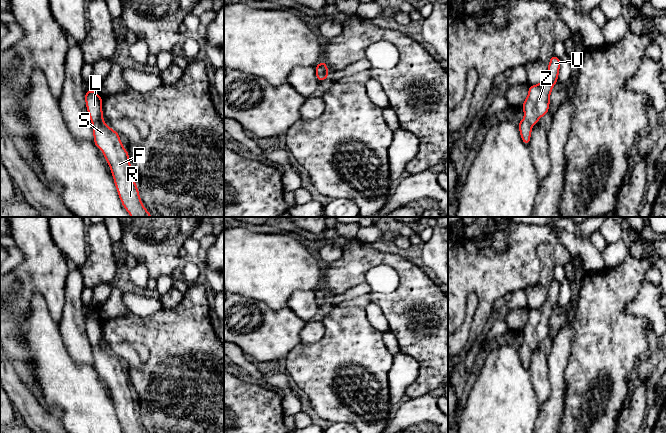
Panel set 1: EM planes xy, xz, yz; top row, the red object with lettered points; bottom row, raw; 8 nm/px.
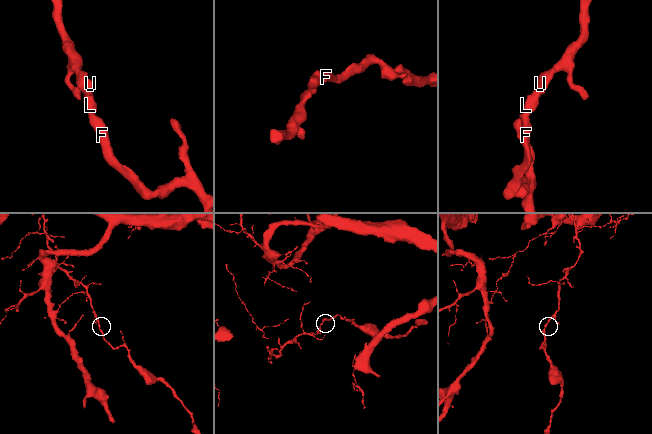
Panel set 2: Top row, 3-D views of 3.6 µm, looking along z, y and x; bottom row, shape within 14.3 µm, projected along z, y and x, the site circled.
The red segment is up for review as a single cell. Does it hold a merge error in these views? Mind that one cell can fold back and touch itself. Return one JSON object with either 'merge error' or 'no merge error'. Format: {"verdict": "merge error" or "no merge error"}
{"verdict": "no merge error"}

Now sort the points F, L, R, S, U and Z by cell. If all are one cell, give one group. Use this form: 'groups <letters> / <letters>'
groups F L R S U Z

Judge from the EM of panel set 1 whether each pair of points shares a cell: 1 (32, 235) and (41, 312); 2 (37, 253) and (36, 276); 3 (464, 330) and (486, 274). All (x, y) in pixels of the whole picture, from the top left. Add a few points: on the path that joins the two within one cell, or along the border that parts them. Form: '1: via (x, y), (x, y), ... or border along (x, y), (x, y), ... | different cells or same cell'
1: border along (35, 293), (39, 293), (42, 296), (50, 314) | different cells
2: via (37, 259), (37, 270) | same cell
3: border along (473, 293), (467, 297), (464, 318) | different cells

